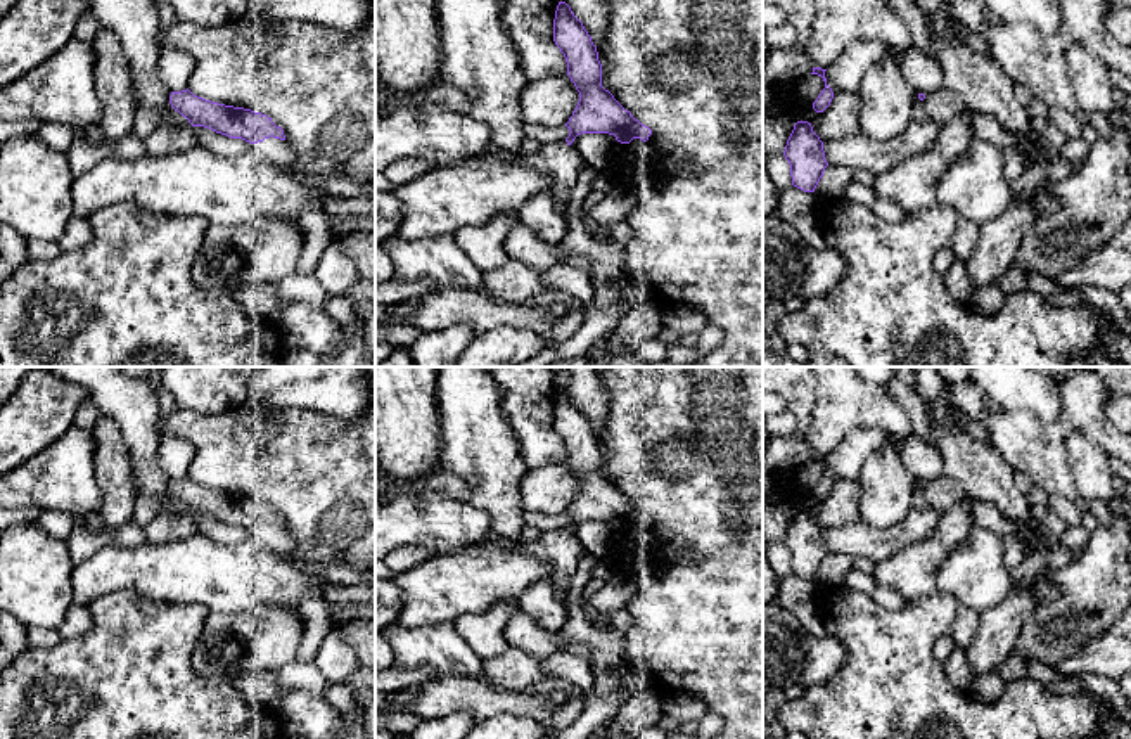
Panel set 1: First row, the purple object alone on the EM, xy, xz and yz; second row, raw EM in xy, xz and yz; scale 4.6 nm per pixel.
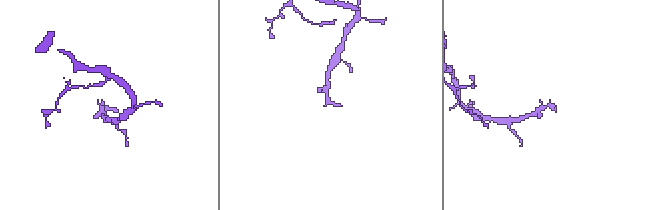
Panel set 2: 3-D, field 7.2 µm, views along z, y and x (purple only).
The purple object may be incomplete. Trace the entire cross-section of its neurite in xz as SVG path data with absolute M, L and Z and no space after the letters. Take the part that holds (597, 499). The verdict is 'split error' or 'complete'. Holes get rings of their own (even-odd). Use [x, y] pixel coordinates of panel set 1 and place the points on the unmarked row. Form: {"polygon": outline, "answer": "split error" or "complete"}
{"polygon": "M559 389L553 407L553 429L567 450L567 464L579 479L579 490L566 511L569 524L543 535L534 543L522 540L508 542L496 533L489 533L488 542L531 554L552 564L550 580L560 599L567 604L567 590L578 568L583 545L574 535L574 526L581 521L609 521L617 530L629 531L633 526L649 528L652 517L642 512L626 498L614 483L602 474L602 452L597 434L566 389Z", "answer": "split error"}

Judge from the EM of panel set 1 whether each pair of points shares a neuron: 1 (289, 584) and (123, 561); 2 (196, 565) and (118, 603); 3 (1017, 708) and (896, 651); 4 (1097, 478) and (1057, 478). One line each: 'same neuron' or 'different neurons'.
1: same neuron
2: different neurons
3: same neuron
4: different neurons

